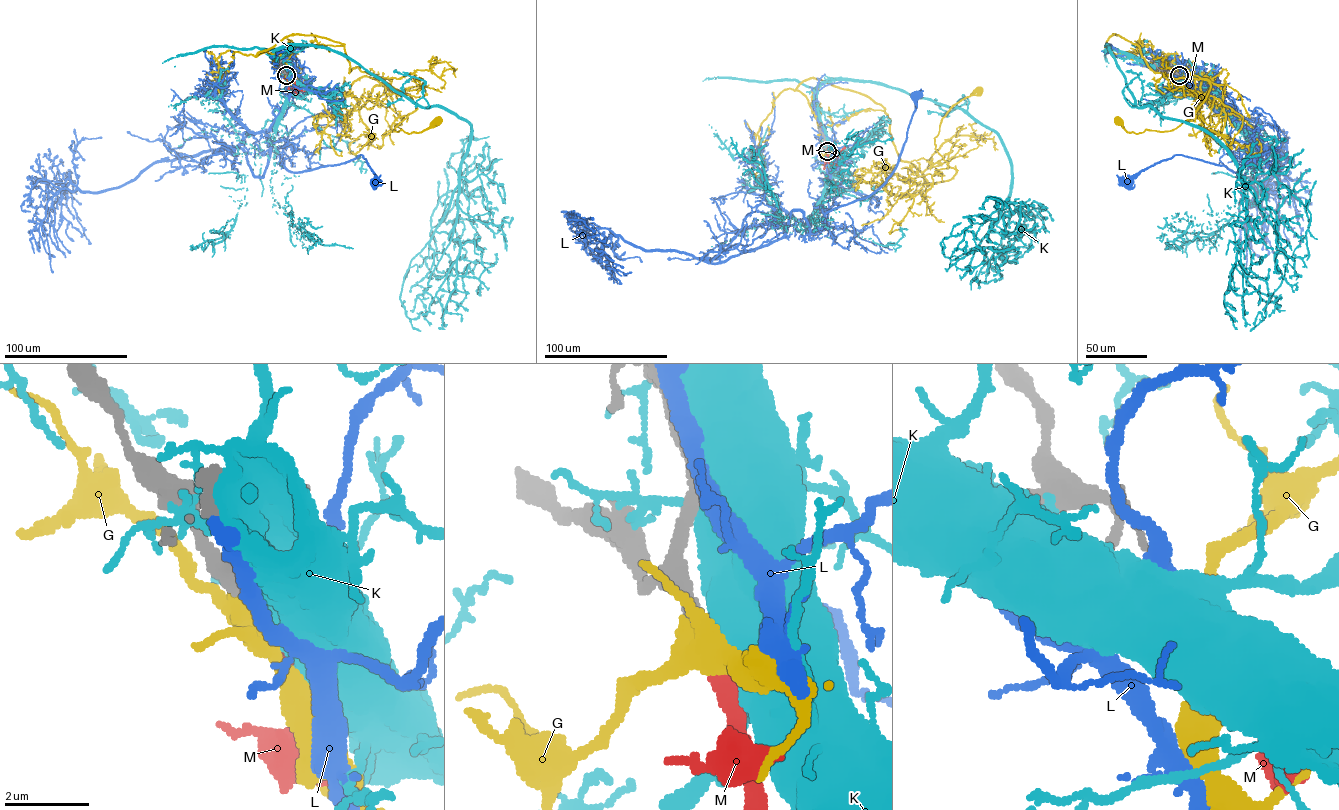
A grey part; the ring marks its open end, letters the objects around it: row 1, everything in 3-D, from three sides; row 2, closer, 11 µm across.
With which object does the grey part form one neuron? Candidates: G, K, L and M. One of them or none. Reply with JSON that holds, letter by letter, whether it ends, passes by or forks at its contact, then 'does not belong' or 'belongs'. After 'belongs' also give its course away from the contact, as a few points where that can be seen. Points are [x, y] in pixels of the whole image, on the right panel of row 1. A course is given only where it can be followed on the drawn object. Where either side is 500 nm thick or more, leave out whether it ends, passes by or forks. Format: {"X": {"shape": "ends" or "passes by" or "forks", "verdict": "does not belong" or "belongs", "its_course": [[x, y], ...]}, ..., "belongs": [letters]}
{"G": {"shape": "passes by", "verdict": "does not belong"}, "K": {"verdict": "does not belong"}, "L": {"shape": "ends", "verdict": "does not belong"}, "M": {"shape": "ends", "verdict": "belongs", "its_course": [[1179, 75], [1188, 78], [1192, 85], [1175, 91]]}, "belongs": ["M"]}

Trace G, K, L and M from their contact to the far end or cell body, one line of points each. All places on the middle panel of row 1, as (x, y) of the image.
G: (827, 151), (804, 81), (880, 104), (930, 183), (956, 170), (941, 120), (978, 89)
K: (827, 151), (827, 81), (959, 107), (1011, 169), (991, 228), (945, 257), (940, 243), (970, 226)
L: (827, 151), (837, 168), (808, 234), (828, 211), (868, 197), (885, 182), (904, 144), (915, 97)
M: (827, 152), (830, 165), (836, 154), (845, 147)

